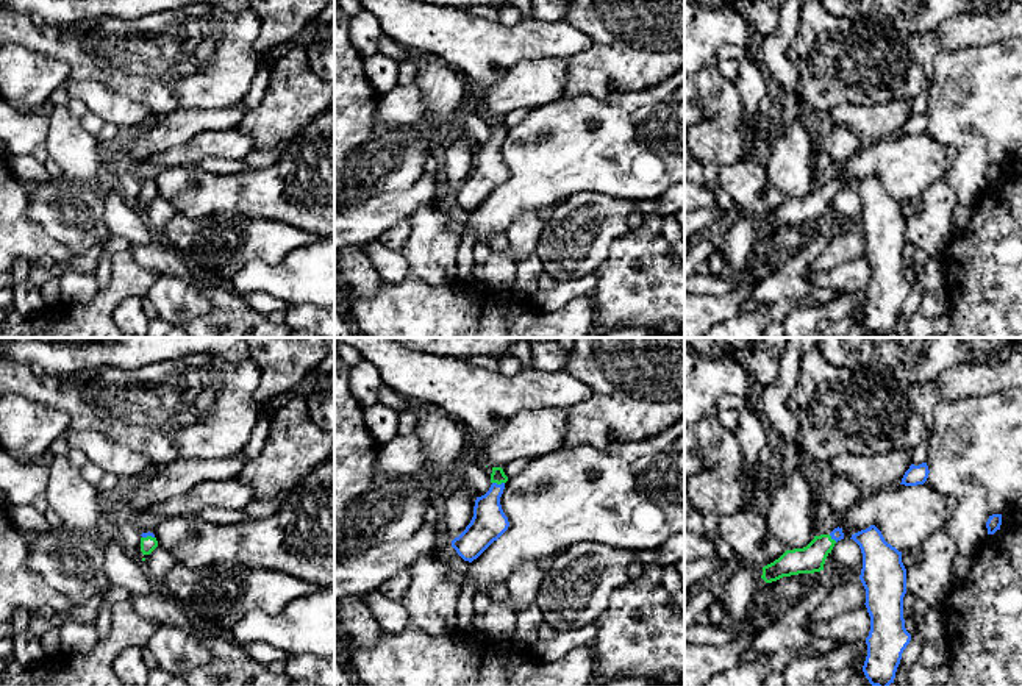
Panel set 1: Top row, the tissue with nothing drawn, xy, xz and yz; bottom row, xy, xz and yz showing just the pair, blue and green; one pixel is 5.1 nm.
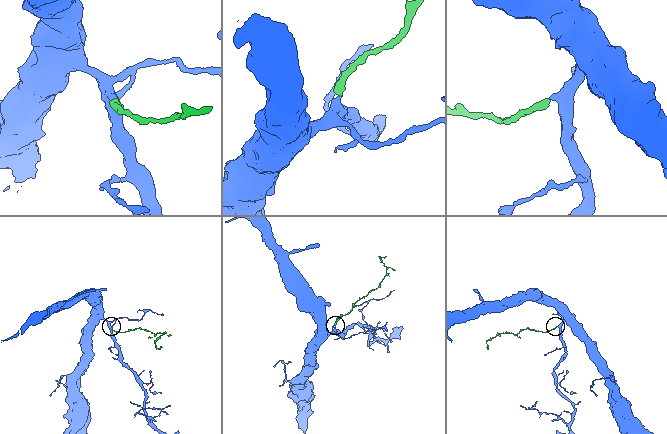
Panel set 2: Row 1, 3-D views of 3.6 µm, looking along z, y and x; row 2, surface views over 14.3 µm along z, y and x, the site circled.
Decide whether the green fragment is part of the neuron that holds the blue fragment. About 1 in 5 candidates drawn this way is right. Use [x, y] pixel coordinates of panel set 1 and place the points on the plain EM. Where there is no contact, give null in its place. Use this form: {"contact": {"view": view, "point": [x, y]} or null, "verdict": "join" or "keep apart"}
{"contact": {"view": "xz", "point": [499, 135]}, "verdict": "join"}

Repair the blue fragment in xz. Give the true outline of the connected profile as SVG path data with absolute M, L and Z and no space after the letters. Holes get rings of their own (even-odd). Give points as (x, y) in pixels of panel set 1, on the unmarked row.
M492 117L489 141L477 147L470 173L452 191L452 197L464 211L477 209L508 180L509 172L500 155L506 131L503 119Z

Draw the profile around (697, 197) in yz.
M684 178L684 213L714 208L717 208L714 194L705 184L695 184Z

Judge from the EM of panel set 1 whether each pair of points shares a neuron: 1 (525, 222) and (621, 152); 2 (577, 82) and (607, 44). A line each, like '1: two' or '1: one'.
1: two
2: one

